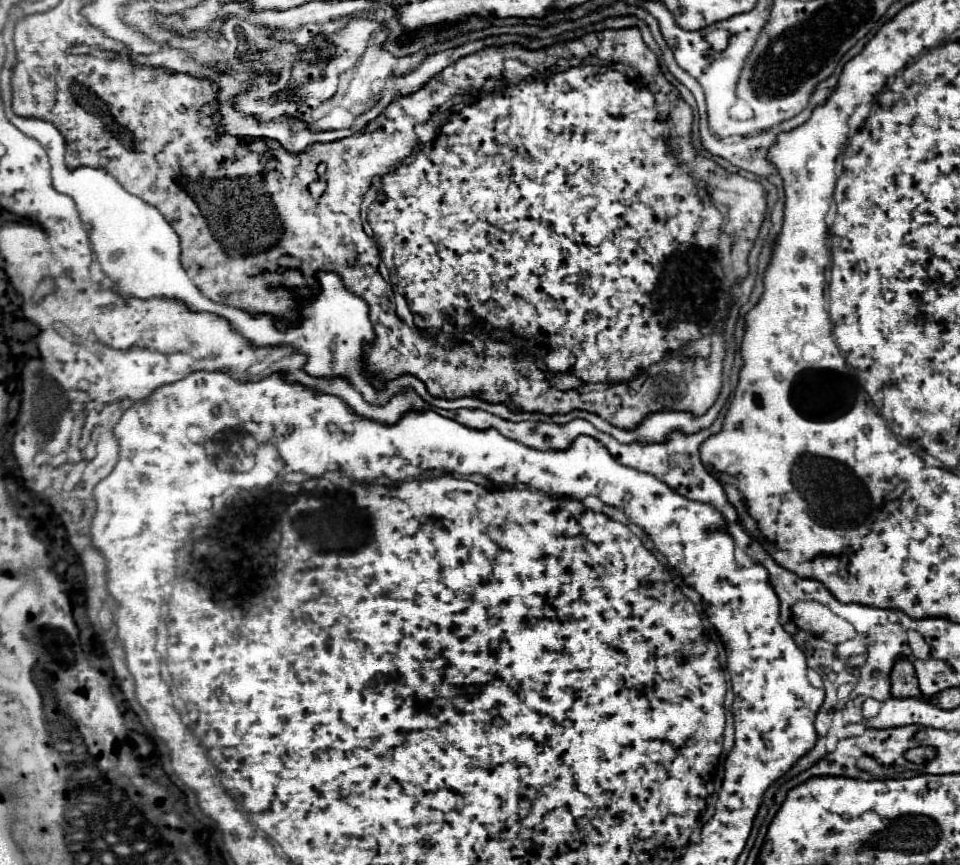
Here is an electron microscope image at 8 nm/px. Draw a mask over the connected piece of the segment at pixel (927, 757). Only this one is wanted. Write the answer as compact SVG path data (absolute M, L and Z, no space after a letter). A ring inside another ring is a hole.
M916 747L916 749L906 751L906 759L912 763L918 763L918 765L932 761L934 757L936 757L936 749L932 749L932 747Z

